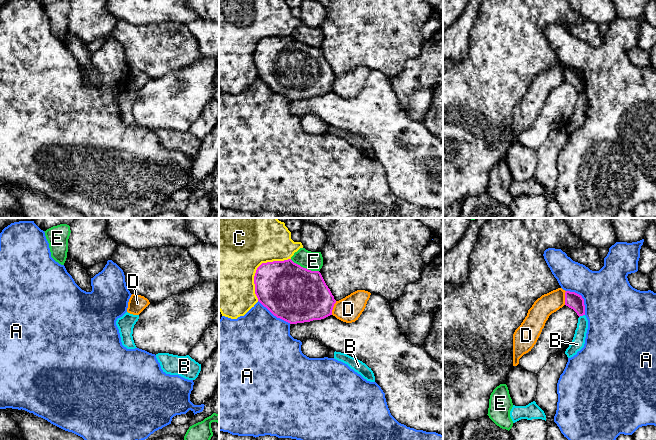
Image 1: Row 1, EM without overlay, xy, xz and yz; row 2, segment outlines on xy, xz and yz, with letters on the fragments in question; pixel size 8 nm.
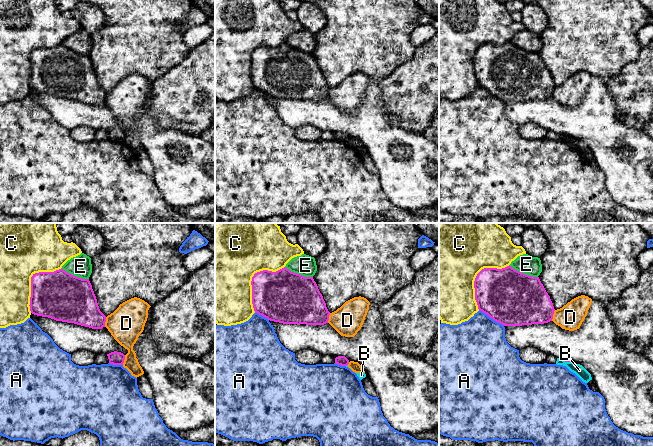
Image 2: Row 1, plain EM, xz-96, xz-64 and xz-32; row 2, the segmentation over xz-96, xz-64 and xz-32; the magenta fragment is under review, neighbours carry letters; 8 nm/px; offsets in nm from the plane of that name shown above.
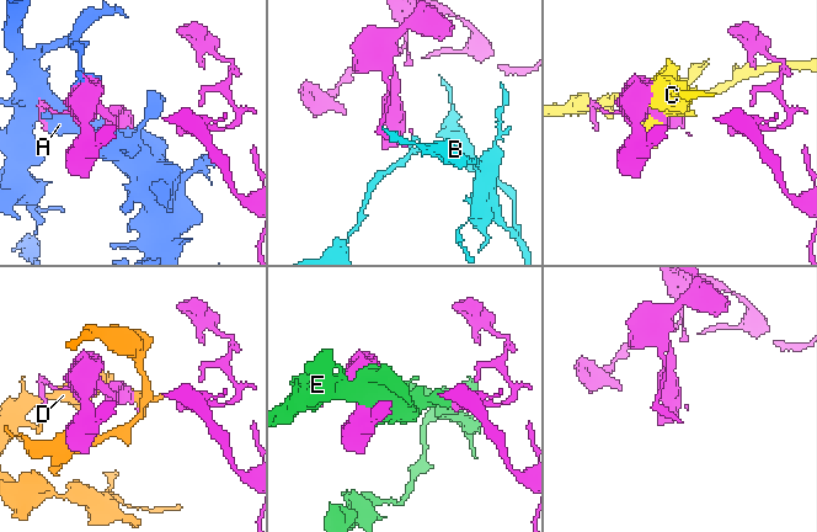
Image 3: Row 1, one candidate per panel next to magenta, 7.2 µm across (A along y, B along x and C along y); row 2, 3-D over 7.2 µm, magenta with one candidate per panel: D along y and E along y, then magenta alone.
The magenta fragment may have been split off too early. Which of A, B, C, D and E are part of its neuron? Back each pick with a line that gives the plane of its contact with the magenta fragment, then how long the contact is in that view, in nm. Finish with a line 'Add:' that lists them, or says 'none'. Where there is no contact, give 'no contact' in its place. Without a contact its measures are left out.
Add: none

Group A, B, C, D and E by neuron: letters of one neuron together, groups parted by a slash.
A / B / C / D / E

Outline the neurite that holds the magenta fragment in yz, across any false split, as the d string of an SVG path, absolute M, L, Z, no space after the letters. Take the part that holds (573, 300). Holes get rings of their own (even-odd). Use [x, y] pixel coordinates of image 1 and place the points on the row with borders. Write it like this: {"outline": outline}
{"outline": "M566 291L565 305L573 309L579 317L585 315L584 299L581 295L575 292Z"}

